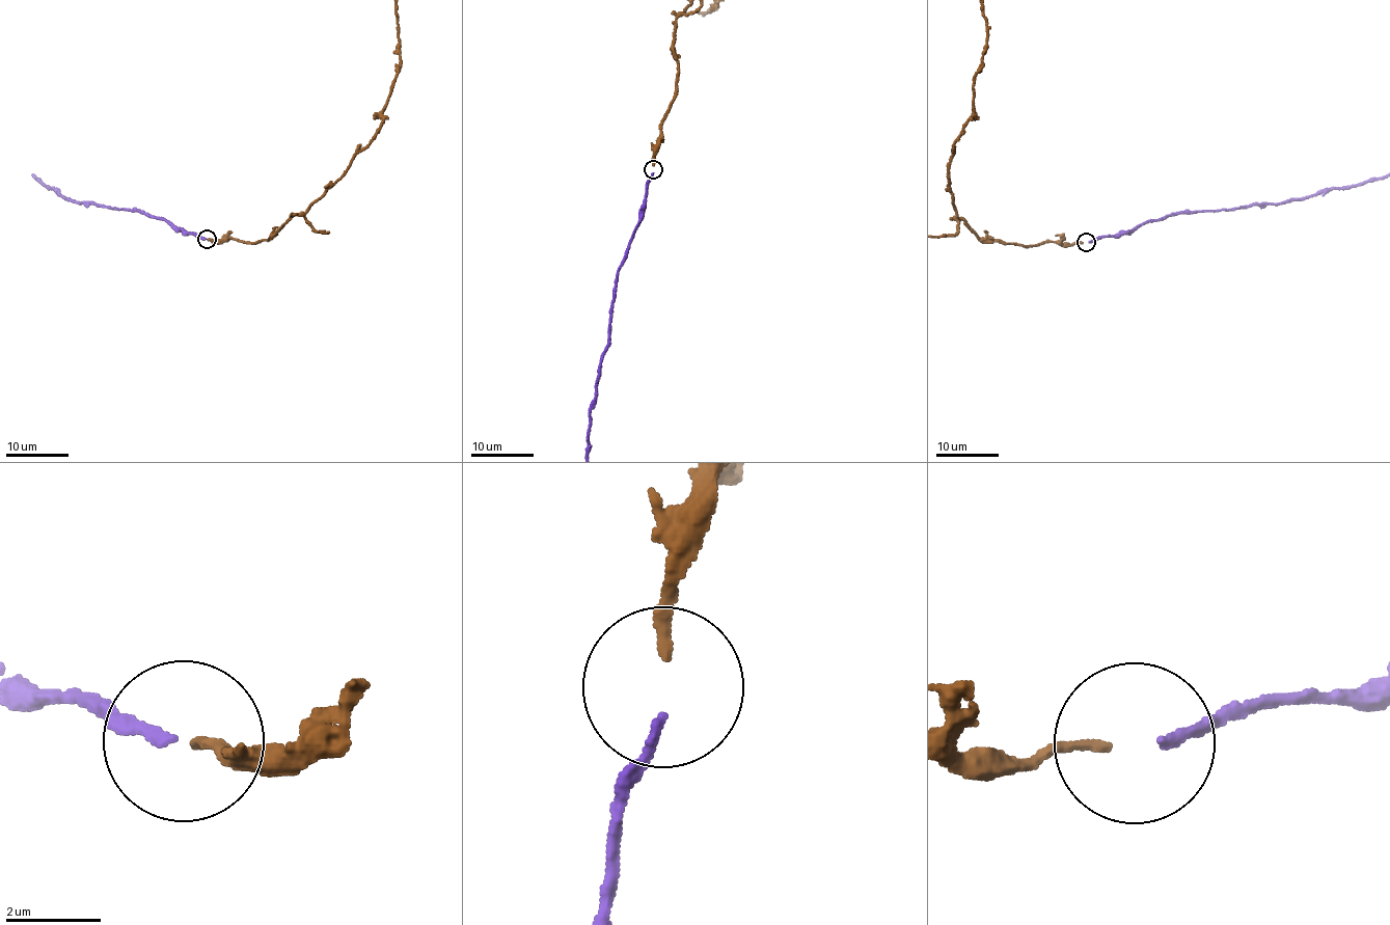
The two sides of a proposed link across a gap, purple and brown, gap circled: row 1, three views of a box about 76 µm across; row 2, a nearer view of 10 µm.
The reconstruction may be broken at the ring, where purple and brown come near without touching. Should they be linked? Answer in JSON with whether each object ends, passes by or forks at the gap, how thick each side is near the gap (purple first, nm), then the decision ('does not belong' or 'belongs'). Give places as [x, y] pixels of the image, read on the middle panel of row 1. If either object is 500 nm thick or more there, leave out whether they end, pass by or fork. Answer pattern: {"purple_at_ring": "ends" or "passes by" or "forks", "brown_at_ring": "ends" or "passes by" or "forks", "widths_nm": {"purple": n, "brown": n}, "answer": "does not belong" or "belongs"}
{"purple_at_ring": "ends", "brown_at_ring": "ends", "widths_nm": {"purple": 200, "brown": 220}, "answer": "belongs"}

